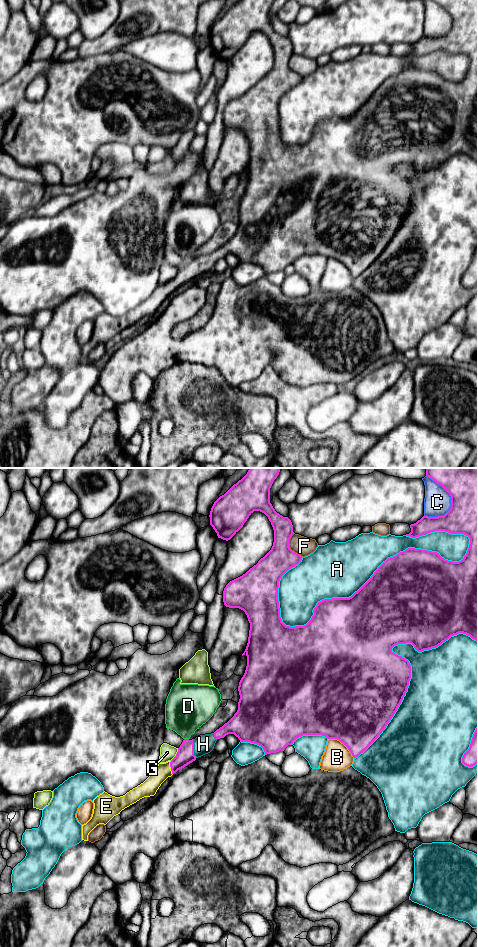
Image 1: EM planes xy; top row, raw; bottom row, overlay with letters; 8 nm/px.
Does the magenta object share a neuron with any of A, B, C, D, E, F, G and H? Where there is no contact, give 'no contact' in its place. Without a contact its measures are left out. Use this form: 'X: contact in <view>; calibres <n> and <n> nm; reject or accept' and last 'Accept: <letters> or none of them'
A: contact in xy; calibres 500 and 400 nm; reject
B: contact in xy; calibres 500 and 220 nm; reject
C: contact in xy; calibres 500 and 220 nm; reject
D: contact in xy; calibres 140 and 360 nm; reject
E: contact in xy; calibres 140 and 140 nm; accept
F: contact in xy; calibres 220 and 150 nm; reject
G: contact in xy; calibres 140 and 130 nm; reject
H: contact in xy; calibres 140 and 160 nm; accept
Accept: E, H

